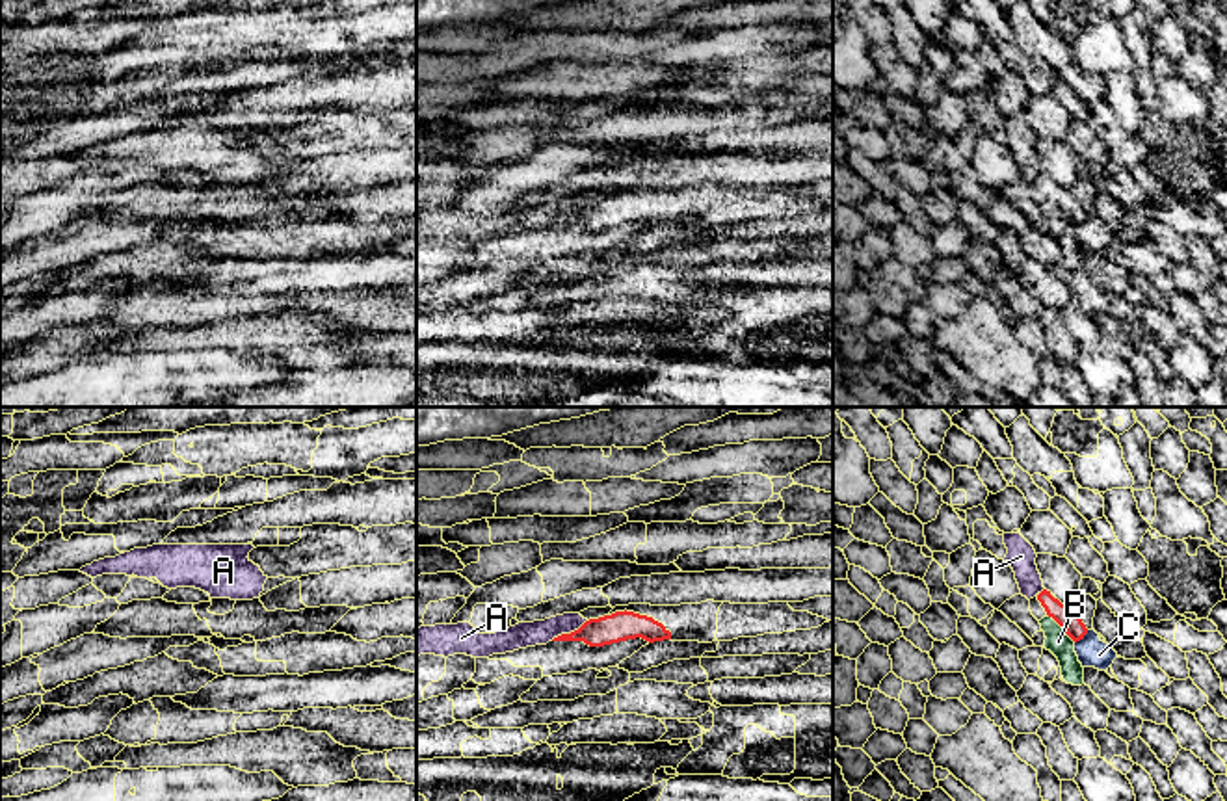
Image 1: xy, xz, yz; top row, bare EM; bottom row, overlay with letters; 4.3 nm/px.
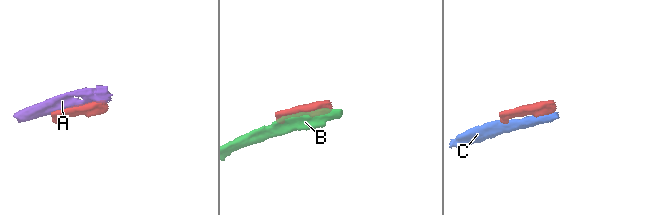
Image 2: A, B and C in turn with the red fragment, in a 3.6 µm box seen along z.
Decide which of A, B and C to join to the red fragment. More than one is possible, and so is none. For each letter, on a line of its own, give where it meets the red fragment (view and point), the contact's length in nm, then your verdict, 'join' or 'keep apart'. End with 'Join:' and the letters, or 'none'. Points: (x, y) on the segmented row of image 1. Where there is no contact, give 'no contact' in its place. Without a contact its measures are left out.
A: contact xz (567, 634); length 180 nm; keep apart
B: contact yz (1062, 627); length 180 nm; keep apart
C: contact yz (1081, 638); length 90 nm; keep apart
Join: none

